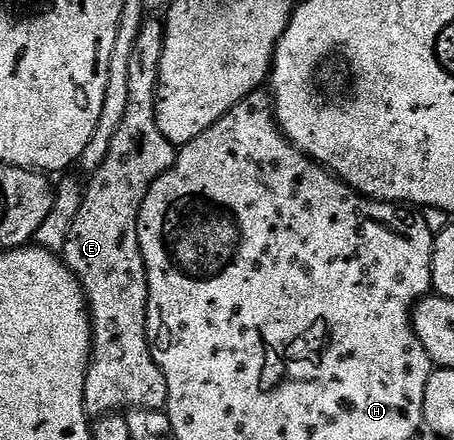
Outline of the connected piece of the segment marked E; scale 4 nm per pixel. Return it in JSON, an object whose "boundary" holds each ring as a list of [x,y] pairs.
{"boundary":[[[143,18],[142,28],[136,33],[136,45],[132,45],[132,58],[128,61],[128,113],[112,137],[112,149],[104,157],[104,165],[90,176],[85,184],[82,204],[72,222],[66,244],[61,249],[64,262],[78,279],[86,294],[86,306],[90,309],[90,329],[94,332],[94,345],[90,349],[90,368],[84,381],[84,405],[87,416],[112,415],[131,407],[163,409],[168,401],[168,381],[150,352],[146,336],[146,310],[148,309],[148,277],[138,236],[138,218],[144,205],[144,197],[151,185],[174,164],[175,144],[160,133],[156,125],[154,102],[158,99],[160,61],[166,44],[166,28],[163,20]]]}

